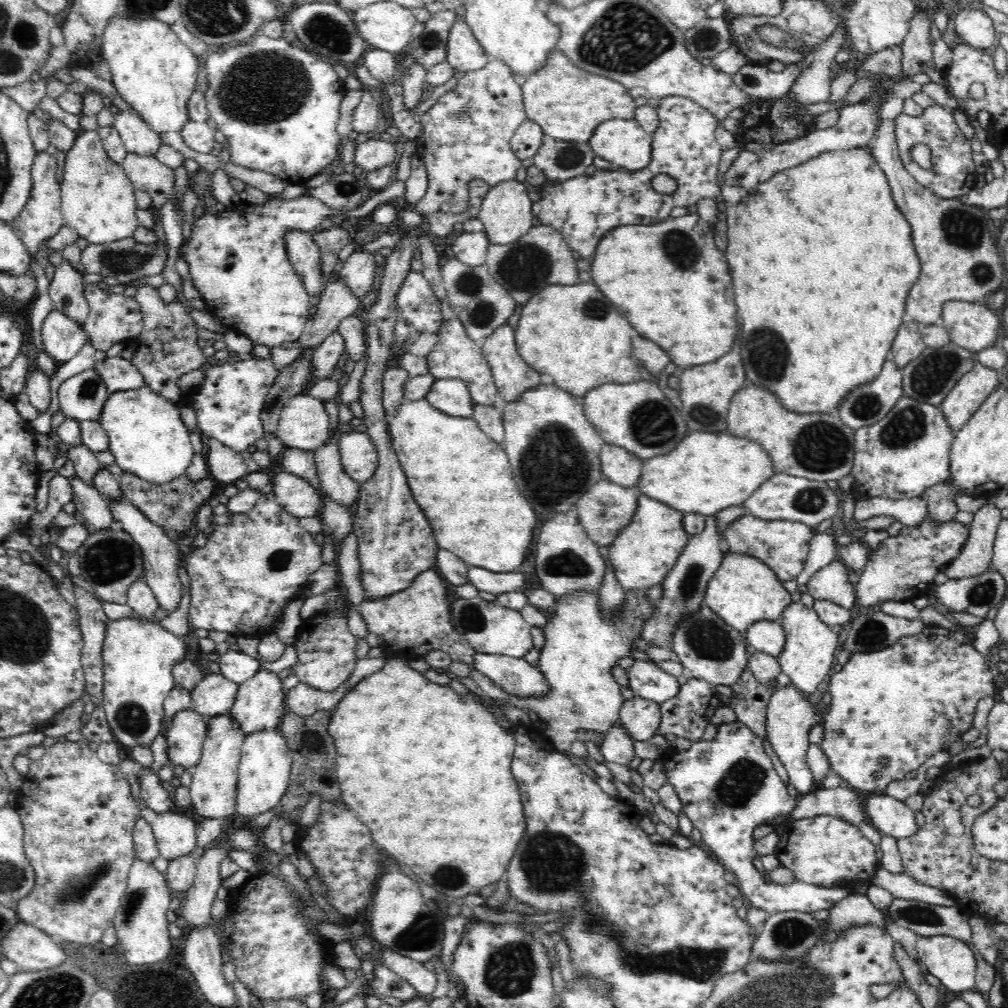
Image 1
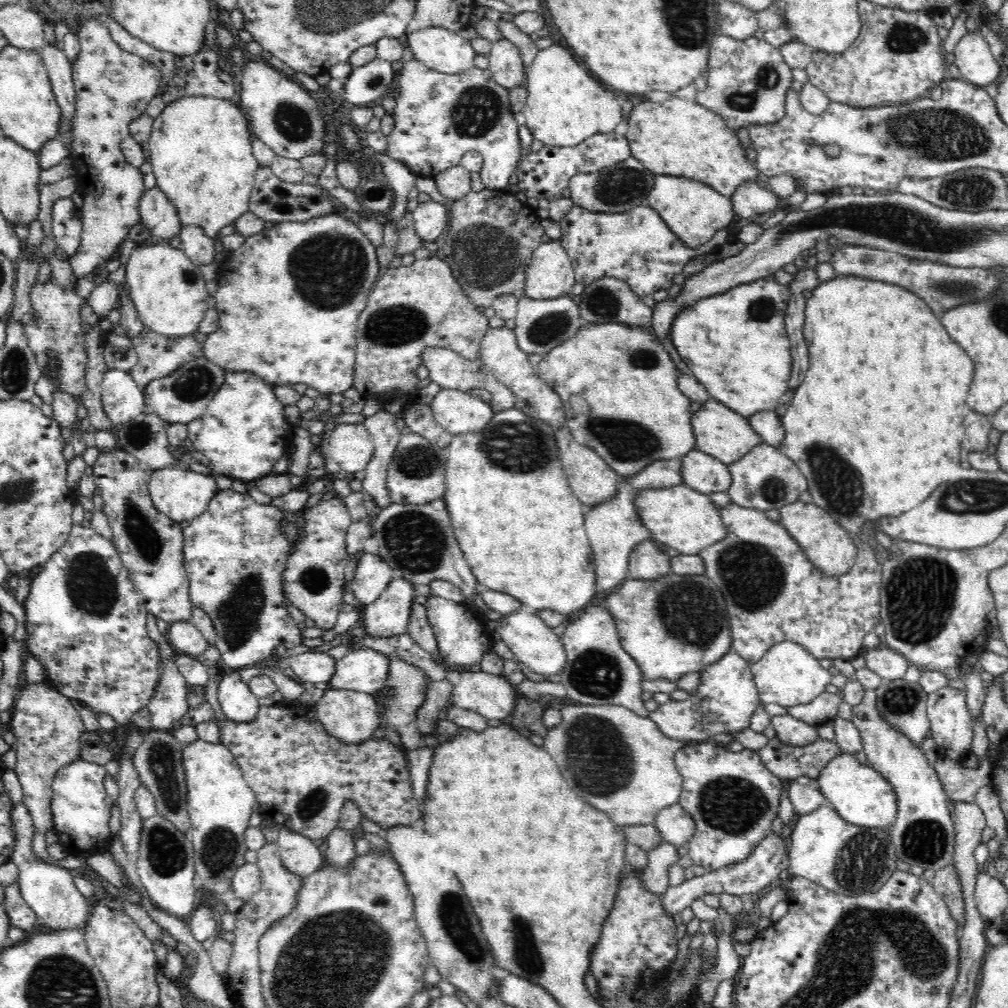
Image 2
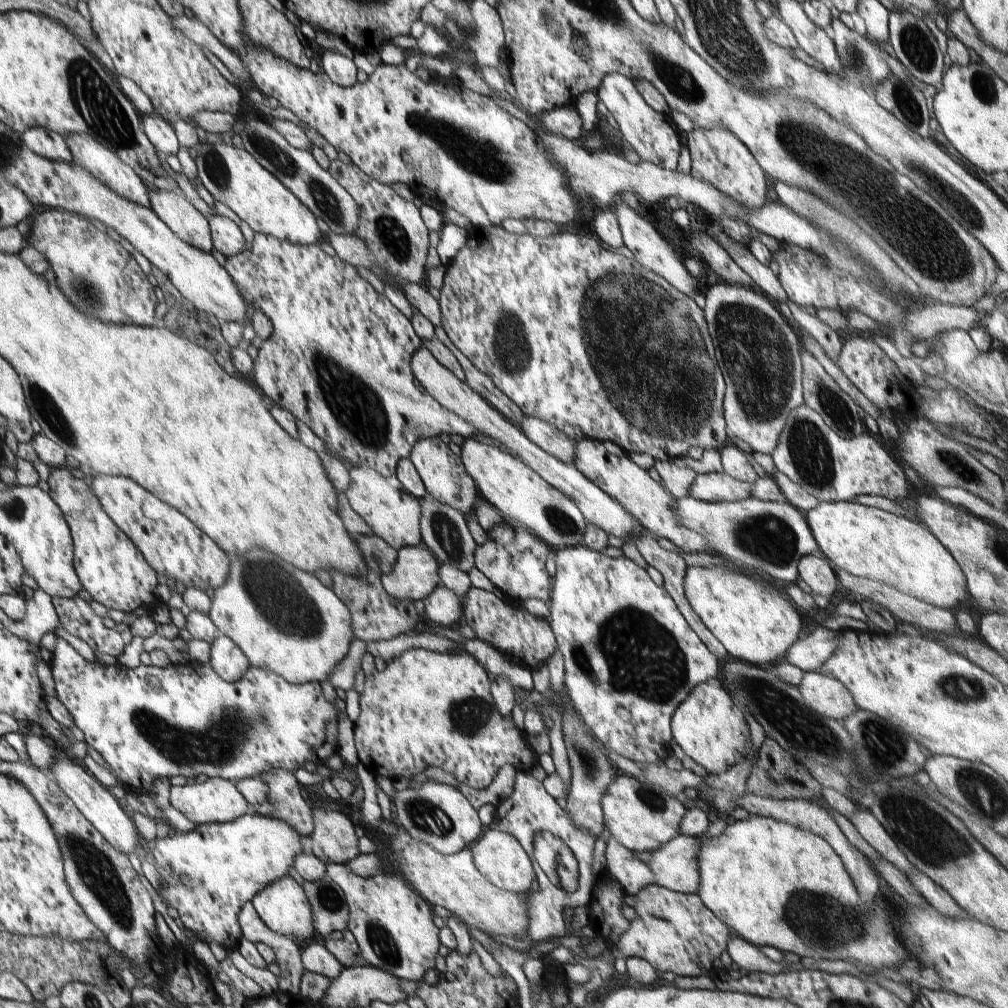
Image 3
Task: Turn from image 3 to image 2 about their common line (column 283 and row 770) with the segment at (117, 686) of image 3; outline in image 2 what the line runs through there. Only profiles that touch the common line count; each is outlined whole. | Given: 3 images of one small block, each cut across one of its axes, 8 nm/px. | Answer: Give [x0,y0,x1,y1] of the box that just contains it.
[674,742,786,874]

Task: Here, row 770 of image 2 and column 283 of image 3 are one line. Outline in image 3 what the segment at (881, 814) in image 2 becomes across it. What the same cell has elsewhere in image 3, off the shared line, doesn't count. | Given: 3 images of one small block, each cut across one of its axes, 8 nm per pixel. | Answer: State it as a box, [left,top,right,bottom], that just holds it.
[149,814,301,950]

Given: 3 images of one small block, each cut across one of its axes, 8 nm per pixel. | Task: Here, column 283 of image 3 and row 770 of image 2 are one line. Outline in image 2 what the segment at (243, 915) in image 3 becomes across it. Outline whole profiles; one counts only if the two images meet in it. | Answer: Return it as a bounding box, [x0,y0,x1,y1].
[934,756,996,802]

